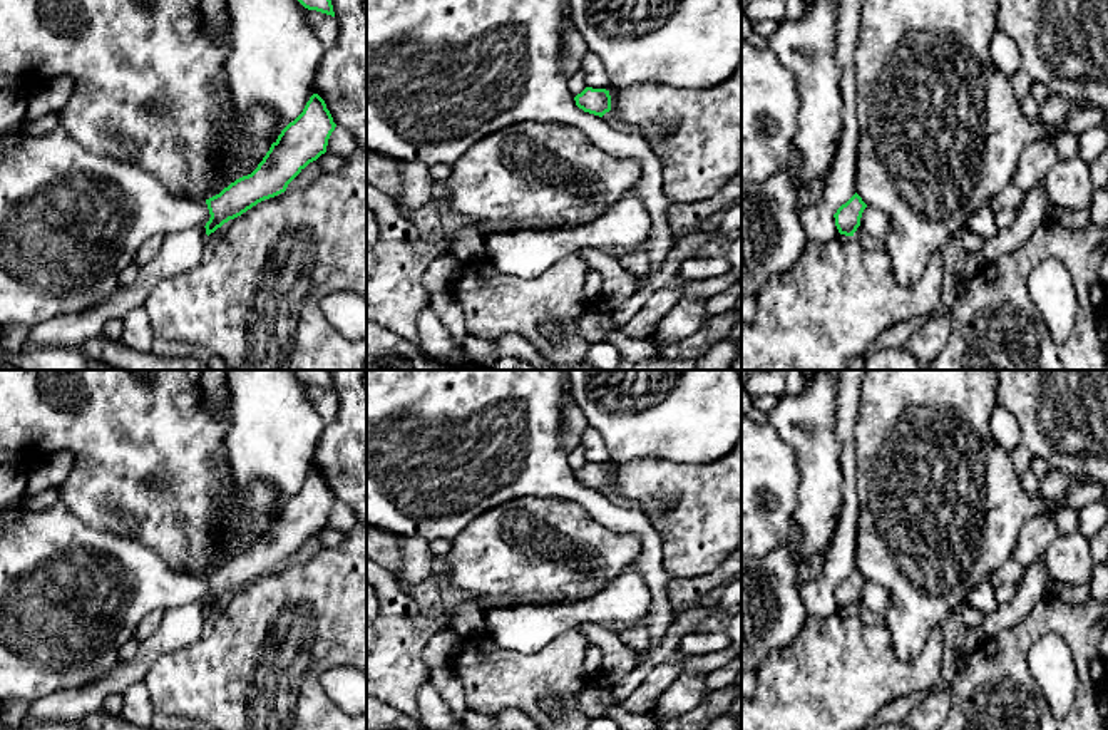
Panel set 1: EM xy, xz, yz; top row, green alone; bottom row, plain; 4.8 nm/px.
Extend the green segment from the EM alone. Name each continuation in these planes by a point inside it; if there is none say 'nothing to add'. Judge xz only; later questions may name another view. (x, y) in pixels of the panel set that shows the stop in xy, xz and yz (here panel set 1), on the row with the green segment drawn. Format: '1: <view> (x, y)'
nothing to add

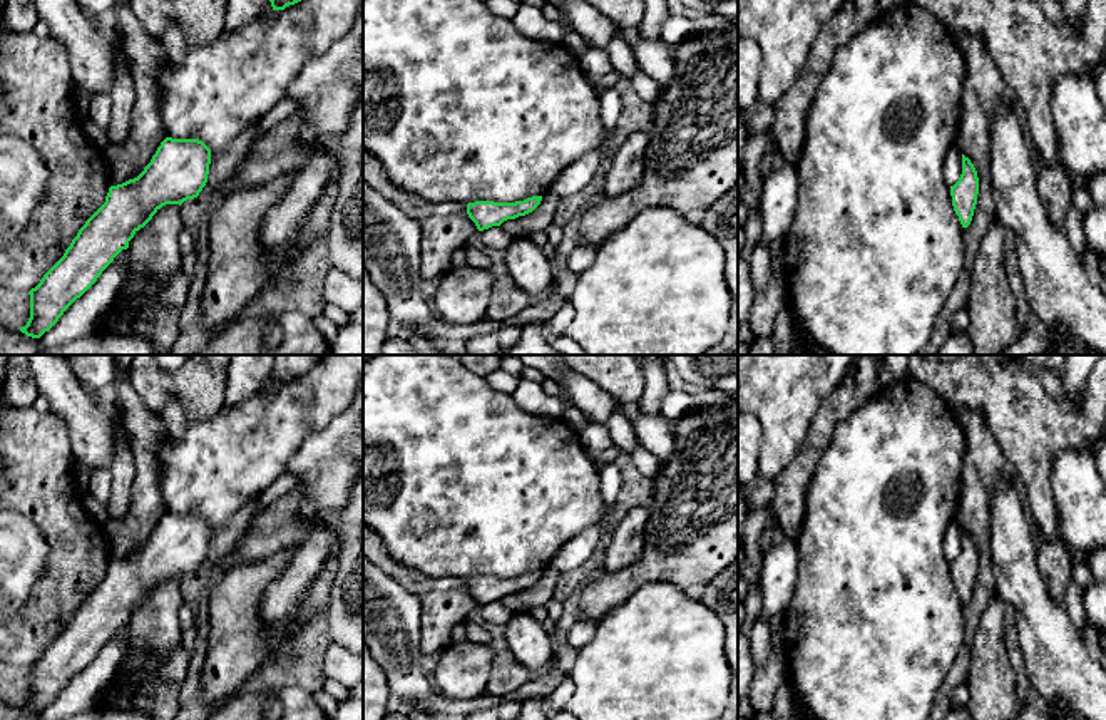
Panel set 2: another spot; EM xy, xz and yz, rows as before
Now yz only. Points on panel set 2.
nothing to add

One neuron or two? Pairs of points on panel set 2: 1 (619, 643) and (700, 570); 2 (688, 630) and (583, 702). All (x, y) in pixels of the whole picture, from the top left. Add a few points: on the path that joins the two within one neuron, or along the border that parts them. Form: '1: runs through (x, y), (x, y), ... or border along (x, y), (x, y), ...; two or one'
1: border along (640, 588), (656, 581), (671, 581), (685, 590); two
2: runs through (661, 657), (623, 695), (609, 697); one

